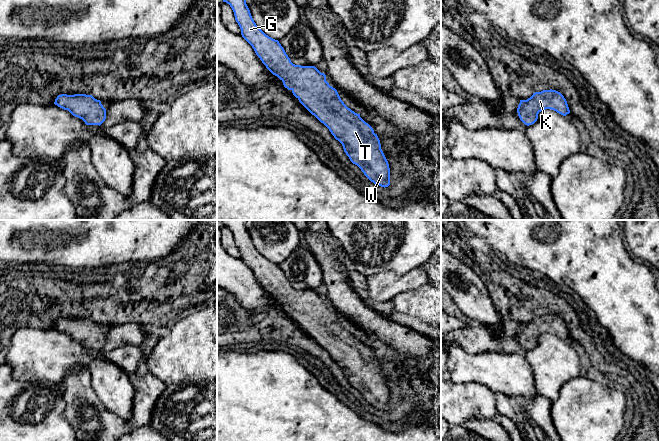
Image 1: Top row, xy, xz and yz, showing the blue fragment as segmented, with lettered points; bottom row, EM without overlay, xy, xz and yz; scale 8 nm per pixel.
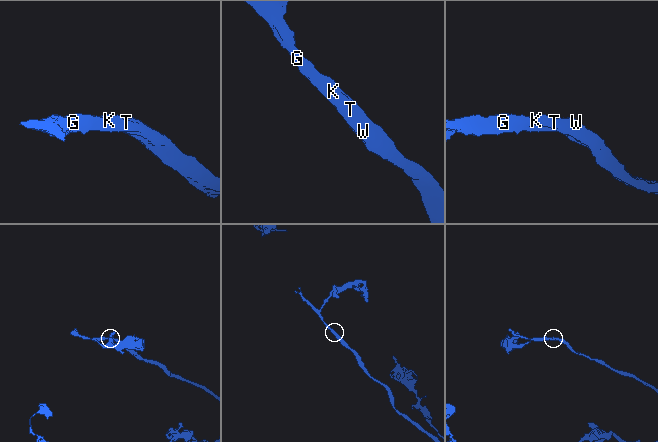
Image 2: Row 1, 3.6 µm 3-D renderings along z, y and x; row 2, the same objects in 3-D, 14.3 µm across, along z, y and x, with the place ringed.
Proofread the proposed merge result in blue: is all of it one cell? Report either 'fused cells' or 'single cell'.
single cell

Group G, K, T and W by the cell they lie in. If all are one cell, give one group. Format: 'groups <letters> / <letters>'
groups G K T W

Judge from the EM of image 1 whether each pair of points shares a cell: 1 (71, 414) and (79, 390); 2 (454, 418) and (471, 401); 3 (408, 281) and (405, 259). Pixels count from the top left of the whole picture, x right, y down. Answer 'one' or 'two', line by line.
1: one
2: one
3: two

